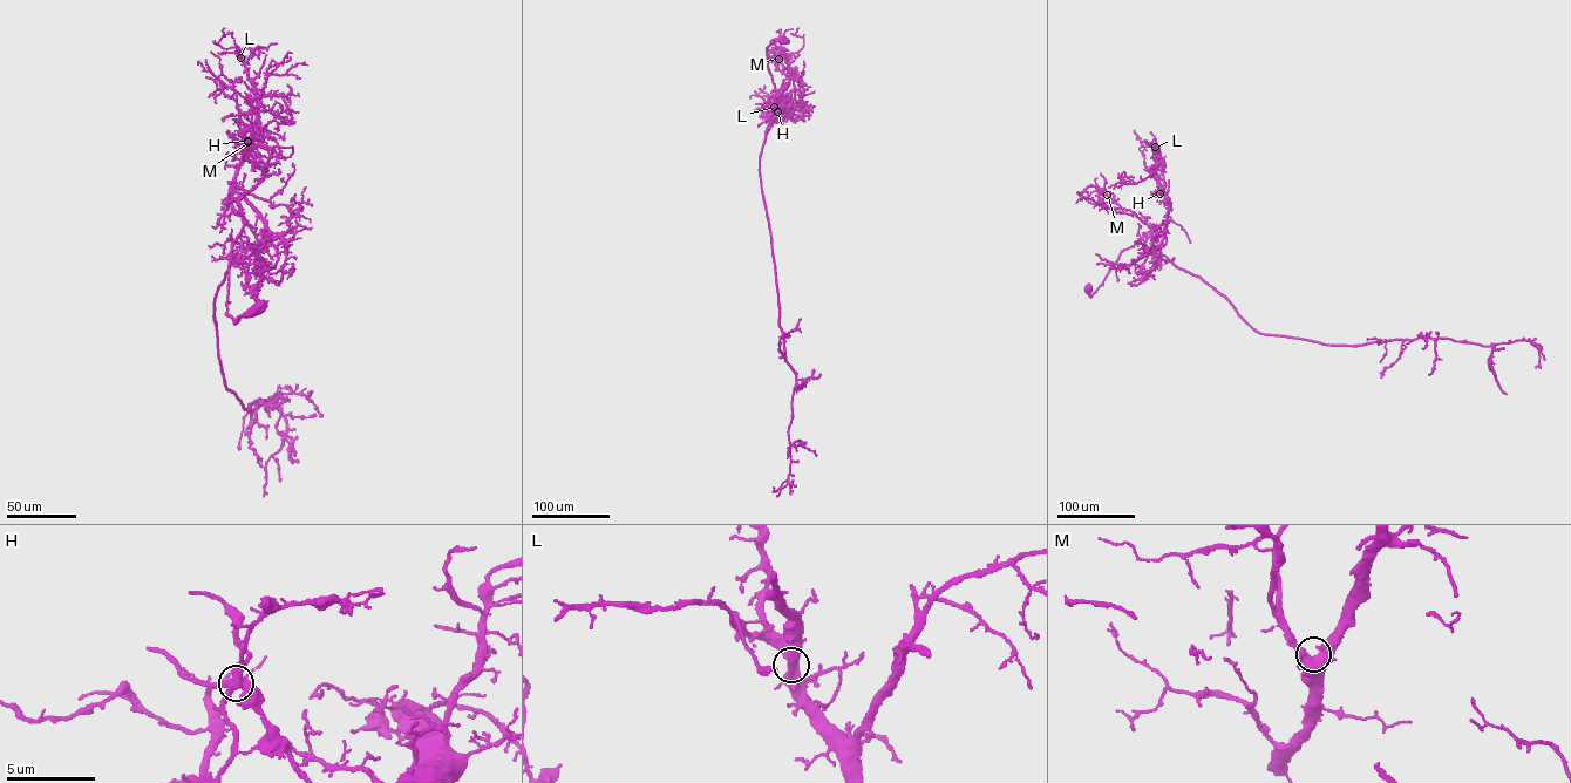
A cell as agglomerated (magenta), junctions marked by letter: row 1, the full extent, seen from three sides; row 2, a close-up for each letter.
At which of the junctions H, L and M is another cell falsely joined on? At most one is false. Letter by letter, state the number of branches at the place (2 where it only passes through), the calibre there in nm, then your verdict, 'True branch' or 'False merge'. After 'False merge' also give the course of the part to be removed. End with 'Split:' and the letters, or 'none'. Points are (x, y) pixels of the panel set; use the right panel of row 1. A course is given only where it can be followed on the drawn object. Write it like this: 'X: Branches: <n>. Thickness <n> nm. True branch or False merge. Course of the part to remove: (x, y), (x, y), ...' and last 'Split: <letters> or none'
H: Branches: 5. Thickness 480 nm. False merge. Course of the part to remove: (1160, 193), (1167, 191), (1169, 179)
L: Branches: 4. Thickness 500 nm. True branch
M: Branches: 4. Thickness 500 nm. True branch
Split: H

